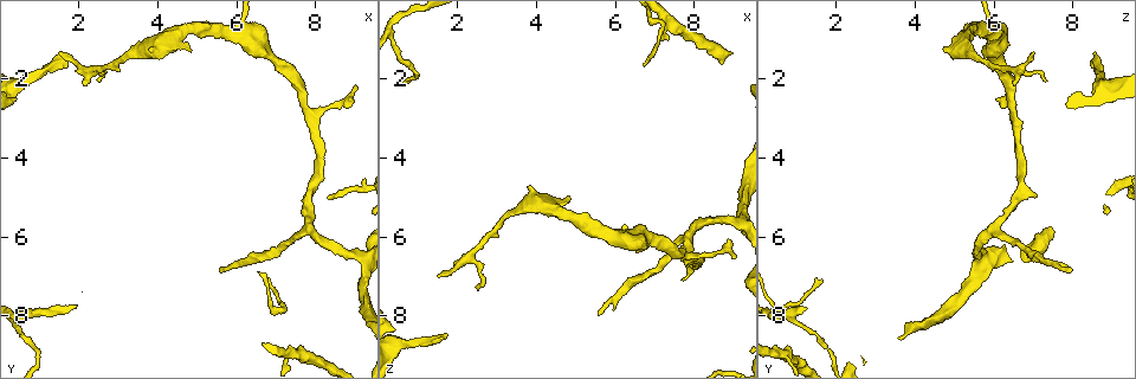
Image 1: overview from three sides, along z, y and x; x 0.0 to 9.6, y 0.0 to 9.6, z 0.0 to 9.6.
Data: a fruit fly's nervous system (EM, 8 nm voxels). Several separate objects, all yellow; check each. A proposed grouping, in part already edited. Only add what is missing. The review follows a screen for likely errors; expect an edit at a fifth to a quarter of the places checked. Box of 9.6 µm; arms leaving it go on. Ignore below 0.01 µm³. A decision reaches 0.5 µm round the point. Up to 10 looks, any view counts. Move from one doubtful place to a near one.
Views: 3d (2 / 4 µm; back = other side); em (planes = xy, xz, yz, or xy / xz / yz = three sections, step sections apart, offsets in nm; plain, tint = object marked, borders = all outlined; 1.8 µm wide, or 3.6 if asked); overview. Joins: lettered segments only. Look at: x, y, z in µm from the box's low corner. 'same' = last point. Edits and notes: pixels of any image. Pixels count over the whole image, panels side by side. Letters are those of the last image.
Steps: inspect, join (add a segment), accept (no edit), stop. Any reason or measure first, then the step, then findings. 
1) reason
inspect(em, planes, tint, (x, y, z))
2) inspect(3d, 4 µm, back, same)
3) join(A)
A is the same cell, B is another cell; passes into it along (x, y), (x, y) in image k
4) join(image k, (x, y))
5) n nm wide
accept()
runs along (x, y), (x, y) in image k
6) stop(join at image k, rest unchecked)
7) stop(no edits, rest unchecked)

an open end
inspect(em, planes, borders, (5.55, 6.85, 7.90))

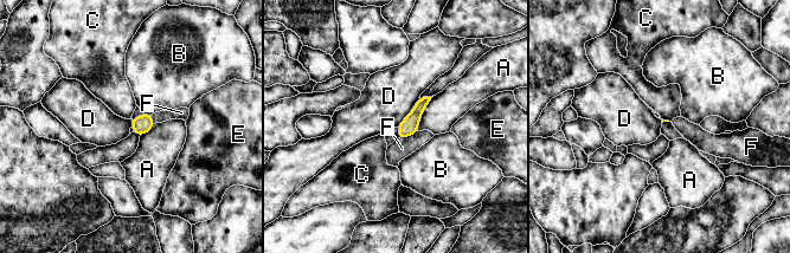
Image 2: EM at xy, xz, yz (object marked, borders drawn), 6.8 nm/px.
join(image 2, (402, 148))
F is the same cell, A, B, C, D and E are other cells; the cell continues

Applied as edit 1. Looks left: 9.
inspect(overview)

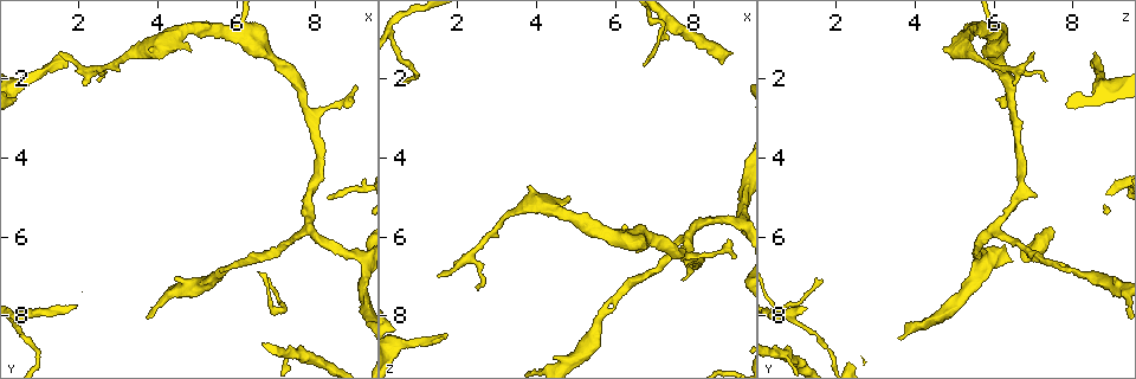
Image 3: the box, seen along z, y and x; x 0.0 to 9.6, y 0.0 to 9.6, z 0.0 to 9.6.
branch stops here
inspect(3d, 2 µm, (7.70, 5.00, 7.00))

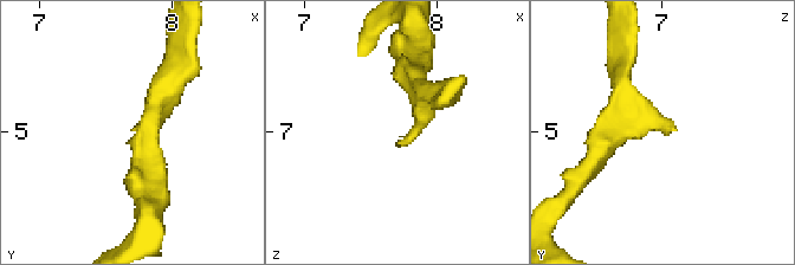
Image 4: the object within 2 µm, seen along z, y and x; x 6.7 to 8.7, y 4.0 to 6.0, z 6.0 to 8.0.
now the EM
inspect(em, planes, borders, (7.70, 4.98, 7.08))

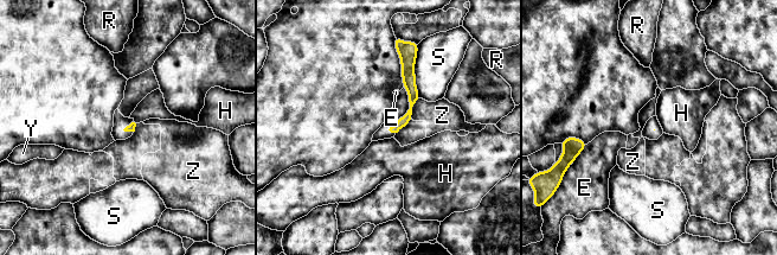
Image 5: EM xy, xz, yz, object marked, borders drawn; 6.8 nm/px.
accept()
E, H, R, S, Y and Z are other cells; no lettered segment goes on from it

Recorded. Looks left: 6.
abrupt turn
inspect(em, planes, plain, (2.40, 1.75, 6.40))

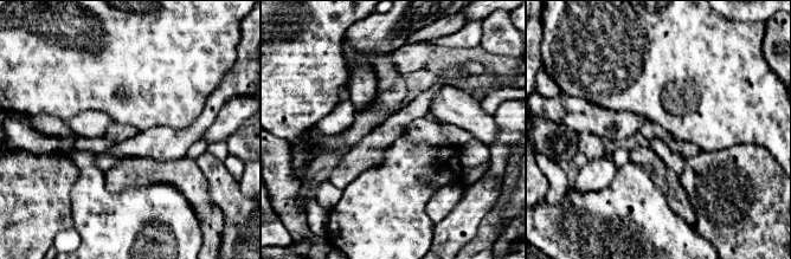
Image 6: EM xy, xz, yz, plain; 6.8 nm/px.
inspect(em, planes, borders, same)

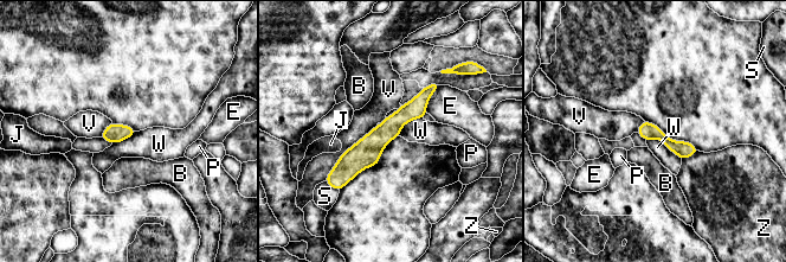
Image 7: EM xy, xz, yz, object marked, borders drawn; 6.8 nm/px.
V touches over 500 nm
accept()
B, E, J, P, S, V, W and Z are other cells; runs along (435, 85), (336, 178) in image 7; no lettered segment goes on from it

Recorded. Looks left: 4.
free end
inspect(3d, 4 µm, (4.80, 1.30, 4.95))

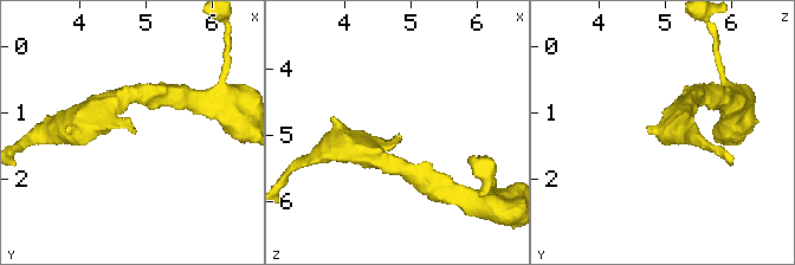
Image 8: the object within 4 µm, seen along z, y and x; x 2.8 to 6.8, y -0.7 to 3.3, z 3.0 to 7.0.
inspect(em, planes, borders, (4.80, 1.35, 4.95))

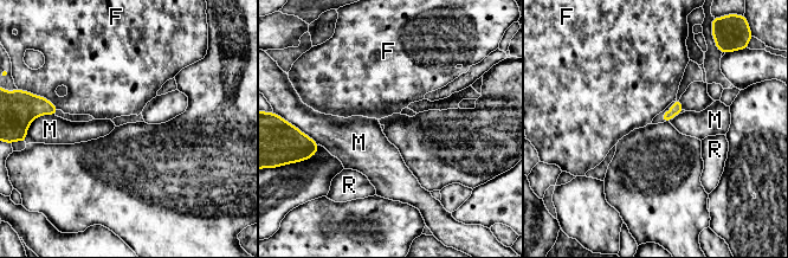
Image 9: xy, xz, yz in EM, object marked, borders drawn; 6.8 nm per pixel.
accept()
F, M and R are other cells; border along (47, 98), (59, 109) in image 9; none of them fits

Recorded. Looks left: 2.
stop(join at image 2, rest unchecked)

